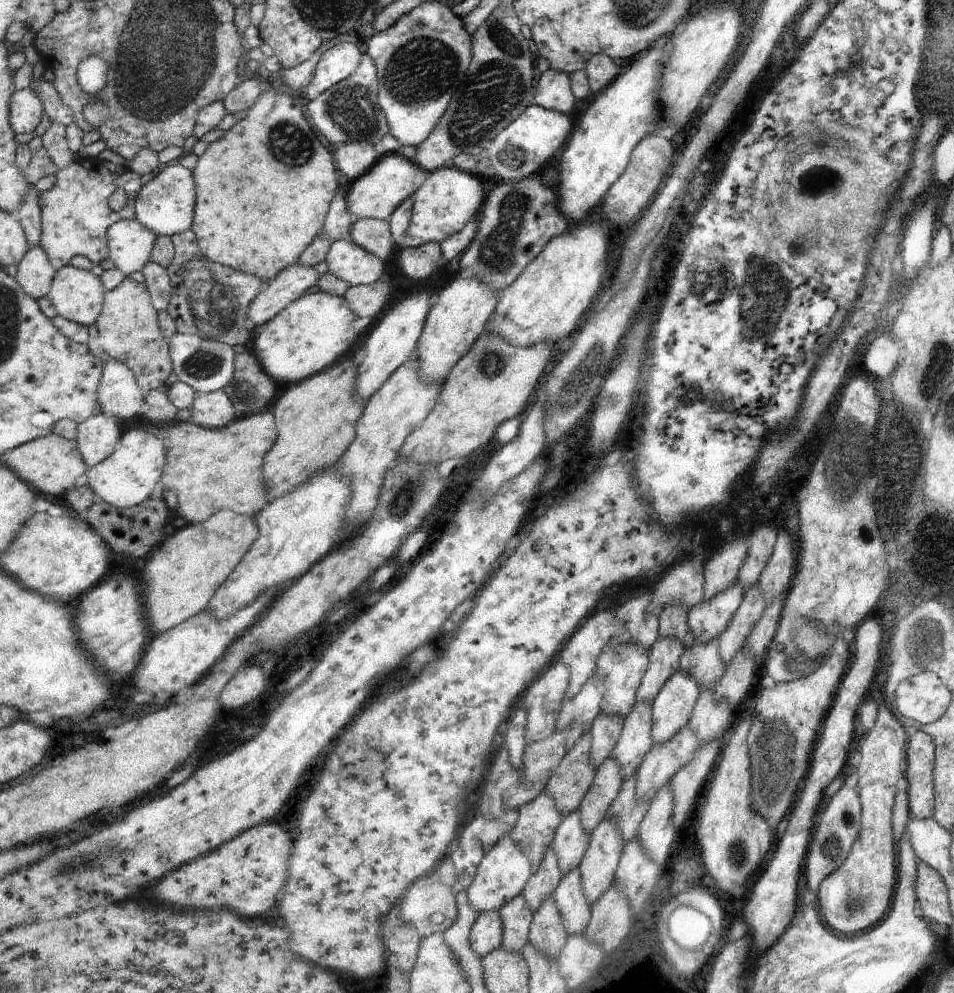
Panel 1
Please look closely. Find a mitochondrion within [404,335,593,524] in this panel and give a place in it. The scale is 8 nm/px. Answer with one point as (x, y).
(493, 363)

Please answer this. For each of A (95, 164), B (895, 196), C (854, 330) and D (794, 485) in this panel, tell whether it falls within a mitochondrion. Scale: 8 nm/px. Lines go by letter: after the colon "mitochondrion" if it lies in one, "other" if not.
A: other
B: other
C: other
D: other

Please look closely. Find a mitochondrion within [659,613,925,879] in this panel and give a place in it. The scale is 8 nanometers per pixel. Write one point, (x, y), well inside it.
(777, 745)

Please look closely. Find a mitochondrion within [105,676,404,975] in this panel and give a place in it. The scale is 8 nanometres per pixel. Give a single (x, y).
(146, 844)

